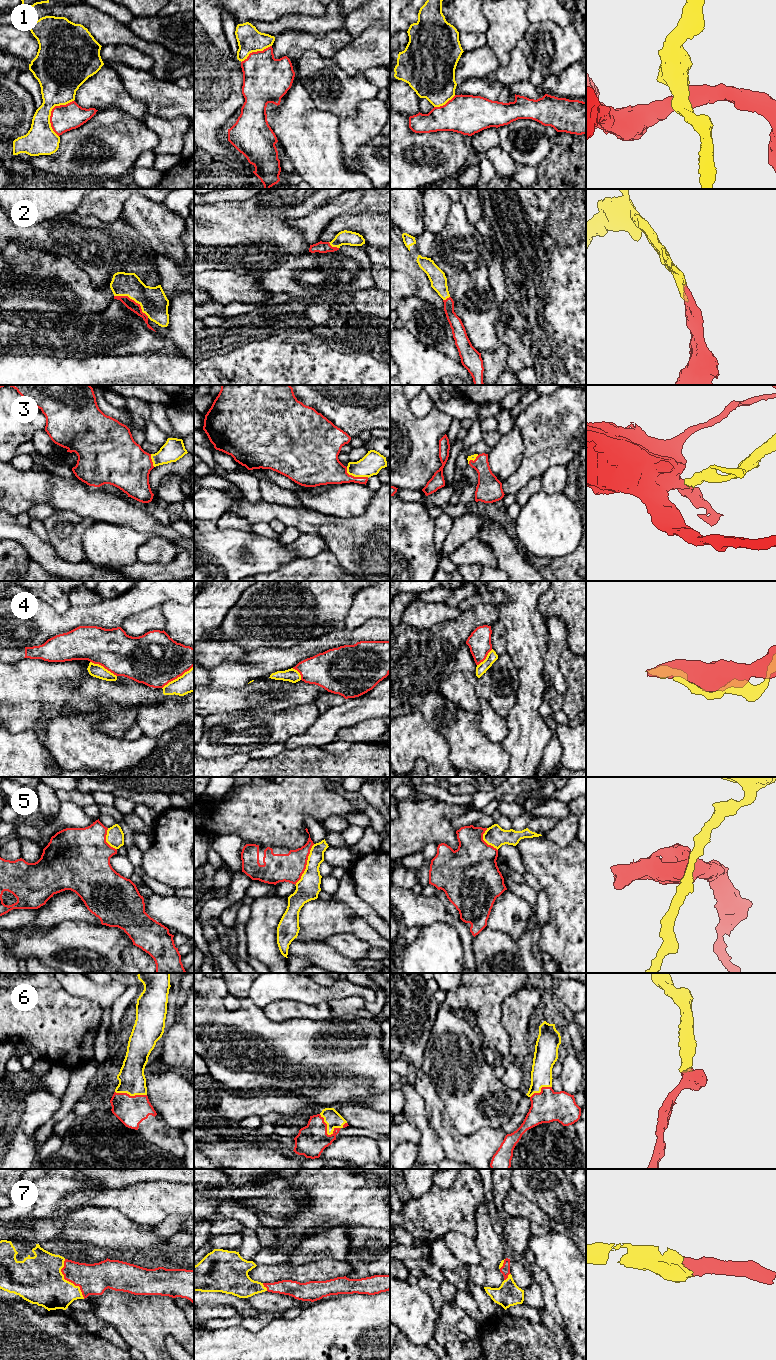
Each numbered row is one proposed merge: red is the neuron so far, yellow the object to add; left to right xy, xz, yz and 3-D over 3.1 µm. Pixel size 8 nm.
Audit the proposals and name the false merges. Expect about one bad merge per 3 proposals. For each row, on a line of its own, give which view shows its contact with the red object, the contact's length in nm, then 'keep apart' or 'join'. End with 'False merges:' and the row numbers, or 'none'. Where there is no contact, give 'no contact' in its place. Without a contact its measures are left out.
1: meets red in xy; contact 320 nm long; keep apart
2: meets red in xy; contact 340 nm long; join
3: meets red in xz; contact 200 nm long; join
4: meets red in xy; contact 320 nm long; keep apart
5: meets red in xz; contact 360 nm long; keep apart
6: meets red in xz; contact 200 nm long; join
7: meets red in xy; contact 360 nm long; join
False merges: 1, 4, 5

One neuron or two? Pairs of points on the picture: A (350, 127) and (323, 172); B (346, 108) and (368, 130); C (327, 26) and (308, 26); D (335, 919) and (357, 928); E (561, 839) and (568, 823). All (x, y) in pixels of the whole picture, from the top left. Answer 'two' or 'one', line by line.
A: two
B: two
C: one
D: one
E: one

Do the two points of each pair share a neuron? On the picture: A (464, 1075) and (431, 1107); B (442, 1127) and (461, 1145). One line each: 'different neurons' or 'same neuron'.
A: different neurons
B: same neuron

